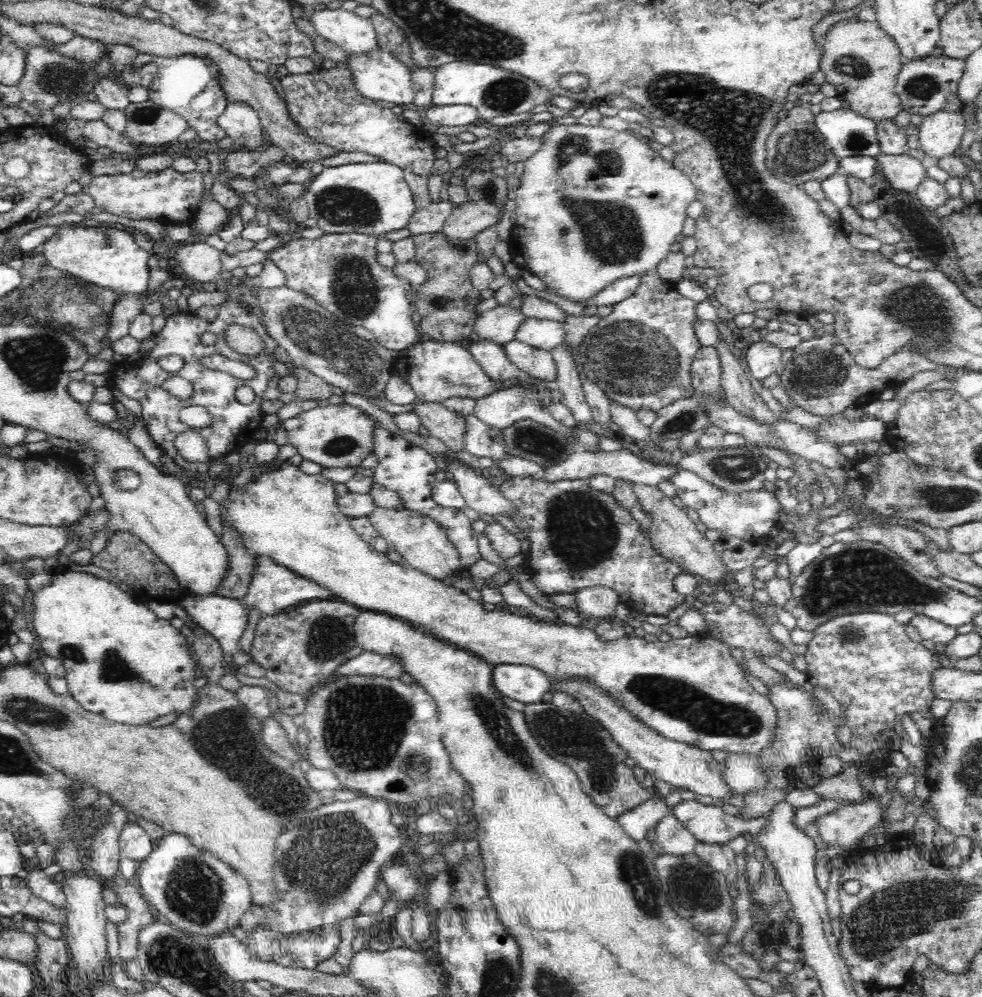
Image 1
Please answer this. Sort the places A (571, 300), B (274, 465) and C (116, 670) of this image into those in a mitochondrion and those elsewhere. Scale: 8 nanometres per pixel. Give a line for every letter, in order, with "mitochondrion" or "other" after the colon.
A: other
B: other
C: mitochondrion

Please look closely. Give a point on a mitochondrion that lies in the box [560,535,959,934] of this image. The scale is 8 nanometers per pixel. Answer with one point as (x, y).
(853, 579)

